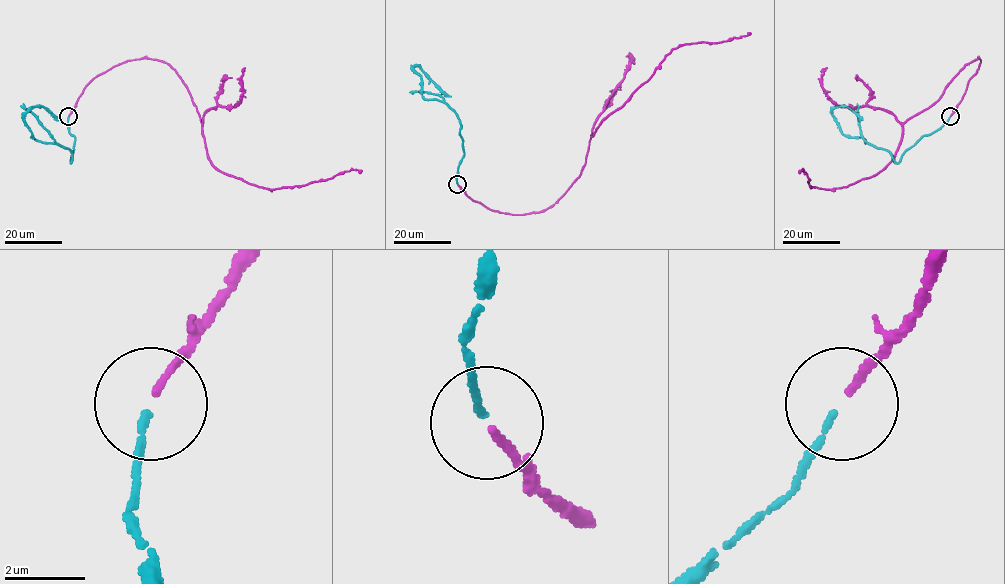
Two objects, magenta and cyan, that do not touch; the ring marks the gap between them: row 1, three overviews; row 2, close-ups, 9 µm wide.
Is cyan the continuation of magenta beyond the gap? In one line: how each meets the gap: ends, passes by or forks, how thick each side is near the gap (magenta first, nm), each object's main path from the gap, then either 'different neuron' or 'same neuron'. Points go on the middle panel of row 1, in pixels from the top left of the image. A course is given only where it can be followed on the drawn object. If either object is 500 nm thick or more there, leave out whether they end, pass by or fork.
magenta ends there; cyan ends there; 170 nm thick on the magenta side, 170 nm on the other; magenta runs (457, 184), (494, 211), (543, 212), (579, 176), (599, 125), (673, 49), (749, 33); cyan runs (457, 184), (457, 168), (464, 154), (461, 124), (445, 103), (422, 96), (421, 77), (414, 66), (451, 96); same neuron

